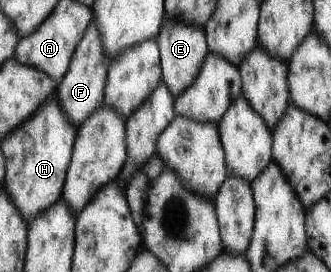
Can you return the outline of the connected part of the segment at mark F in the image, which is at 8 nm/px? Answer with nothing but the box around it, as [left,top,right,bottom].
[57,17,108,129]

